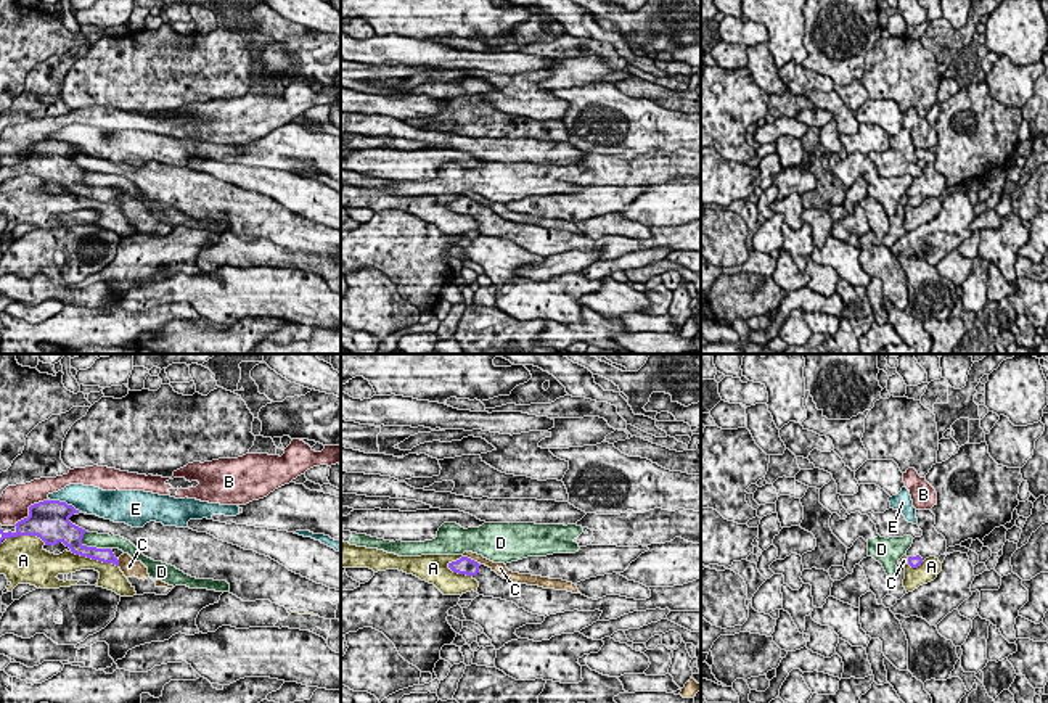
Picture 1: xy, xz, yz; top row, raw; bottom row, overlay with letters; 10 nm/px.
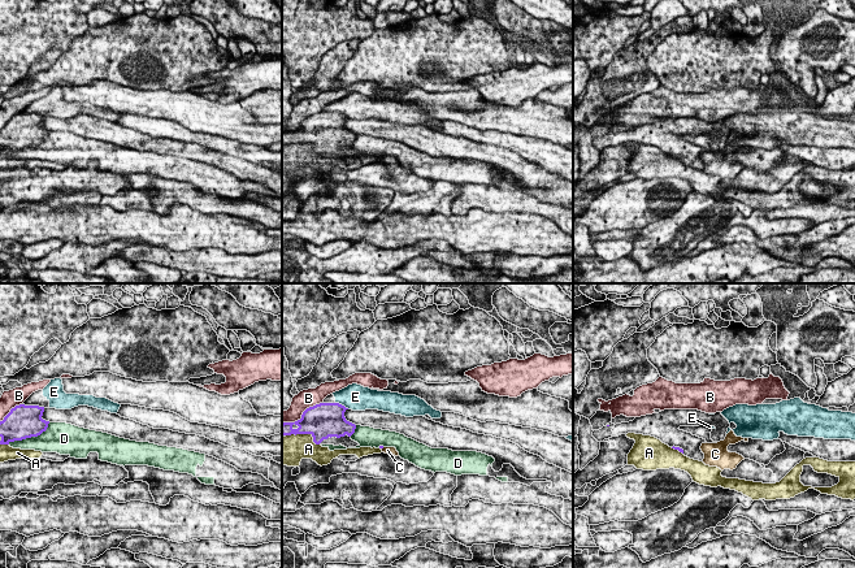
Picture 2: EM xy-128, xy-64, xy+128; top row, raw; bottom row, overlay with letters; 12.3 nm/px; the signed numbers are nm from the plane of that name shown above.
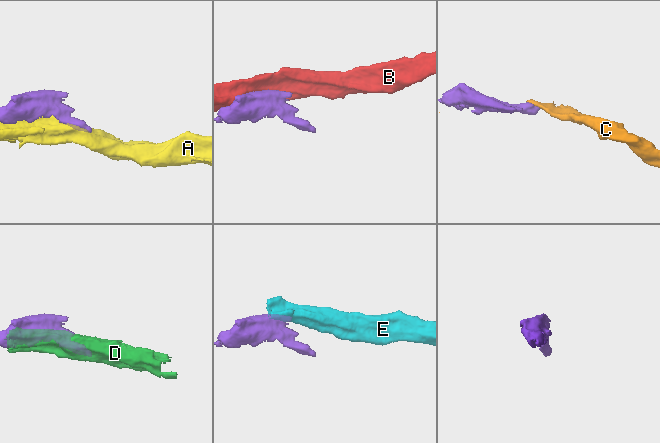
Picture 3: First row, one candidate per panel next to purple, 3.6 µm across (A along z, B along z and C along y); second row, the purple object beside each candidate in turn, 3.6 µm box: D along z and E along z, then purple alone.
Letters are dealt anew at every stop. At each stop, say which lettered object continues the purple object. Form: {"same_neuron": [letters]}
{"same_neuron": []}

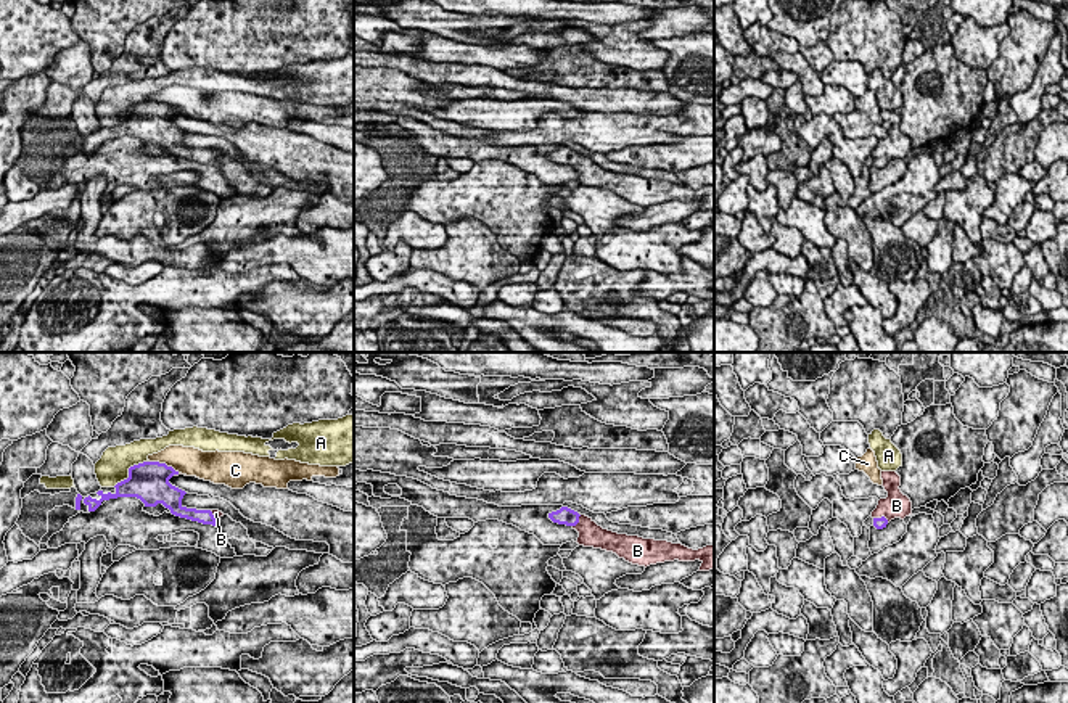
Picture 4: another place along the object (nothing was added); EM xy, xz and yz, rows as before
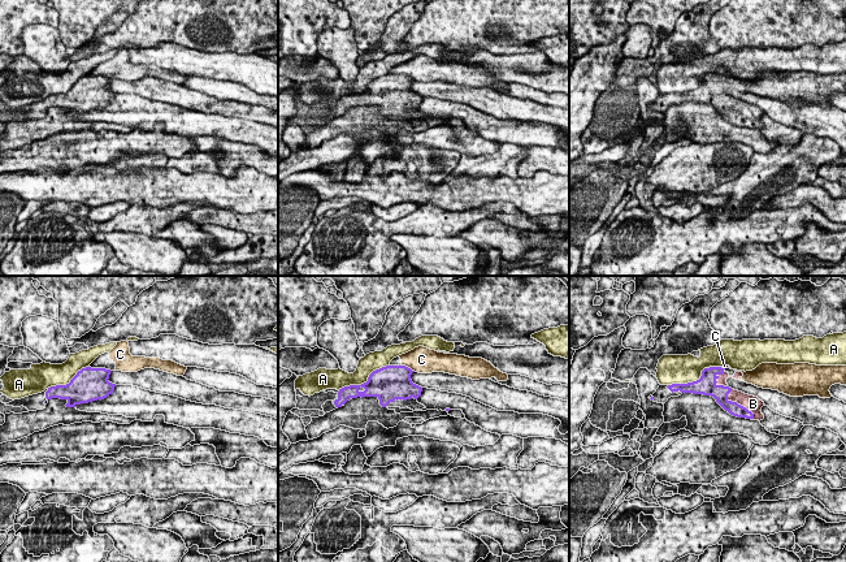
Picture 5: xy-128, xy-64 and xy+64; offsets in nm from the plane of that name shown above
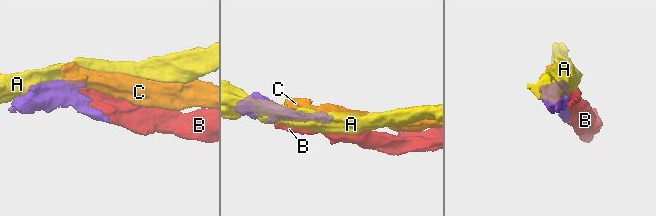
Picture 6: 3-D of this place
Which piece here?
{"same_neuron": ["B"]}

